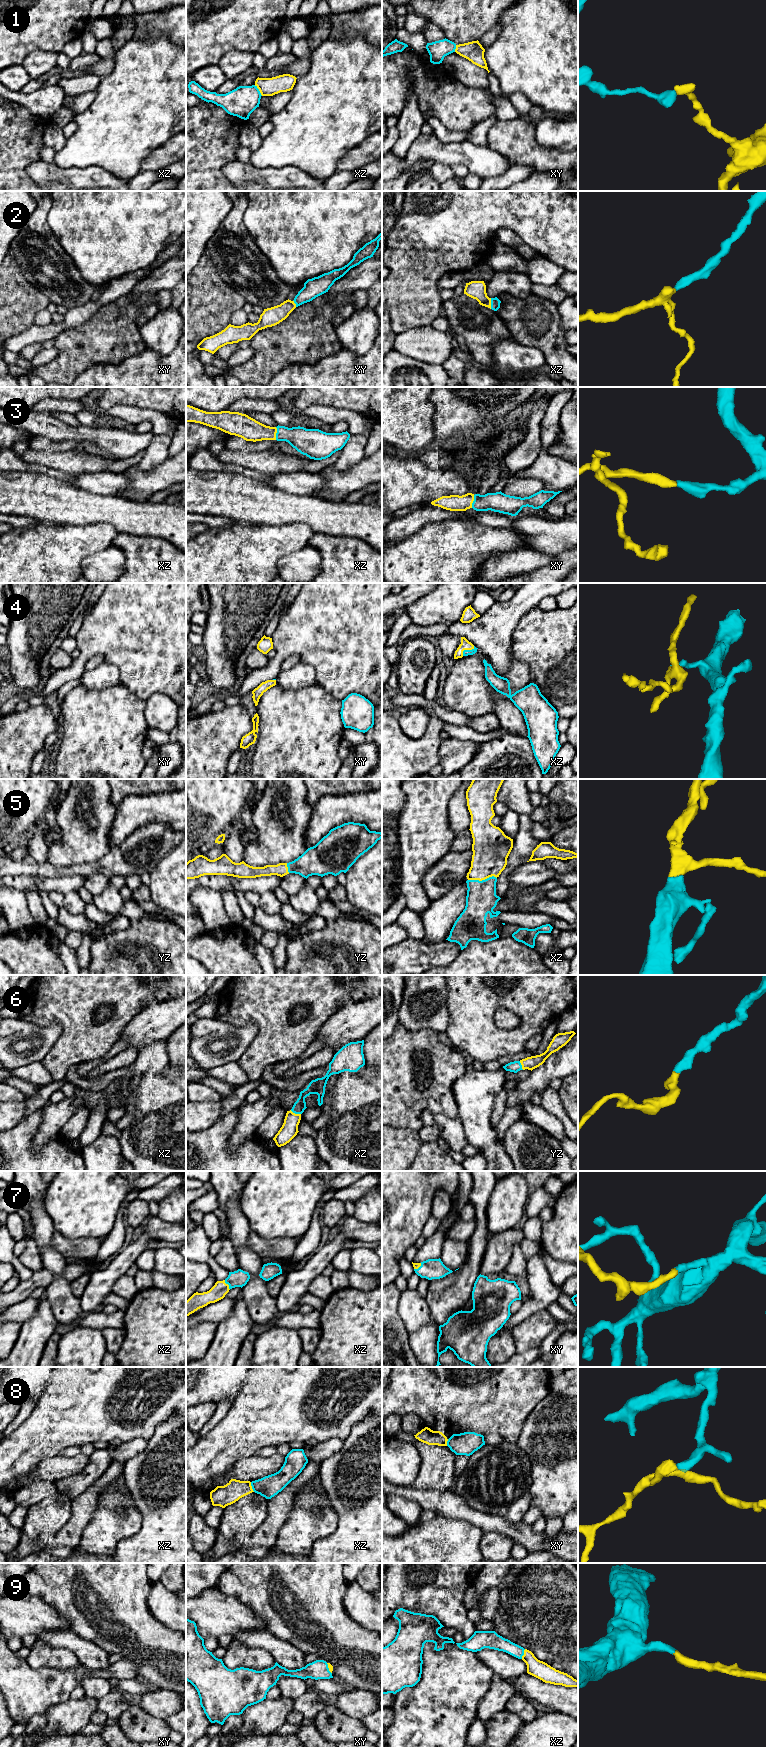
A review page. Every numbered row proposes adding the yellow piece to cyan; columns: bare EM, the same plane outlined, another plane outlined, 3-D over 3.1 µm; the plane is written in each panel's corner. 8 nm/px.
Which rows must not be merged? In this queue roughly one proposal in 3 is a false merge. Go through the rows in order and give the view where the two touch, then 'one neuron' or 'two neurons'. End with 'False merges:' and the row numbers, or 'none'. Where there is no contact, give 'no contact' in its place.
1: meets cyan in xz; two neurons
2: meets cyan in xz; one neuron
3: meets cyan in xz; one neuron
4: meets cyan in xz; one neuron
5: meets cyan in xz; one neuron
6: meets cyan in xz; one neuron
7: meets cyan in xz; one neuron
8: meets cyan in xz; two neurons
9: meets cyan in xz; one neuron
False merges: 1, 8

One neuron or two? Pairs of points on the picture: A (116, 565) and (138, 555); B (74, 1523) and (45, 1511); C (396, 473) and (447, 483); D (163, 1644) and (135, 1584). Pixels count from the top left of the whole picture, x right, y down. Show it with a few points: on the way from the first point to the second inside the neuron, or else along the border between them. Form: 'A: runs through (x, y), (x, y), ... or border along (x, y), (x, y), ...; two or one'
A: border along (112, 544), (124, 553), (125, 564), (122, 572); two
B: border along (72, 1499), (70, 1518), (52, 1538); two
C: runs through (409, 482), (414, 487), (419, 484), (434, 483); one
D: runs through (148, 1629), (135, 1616), (135, 1599); one

